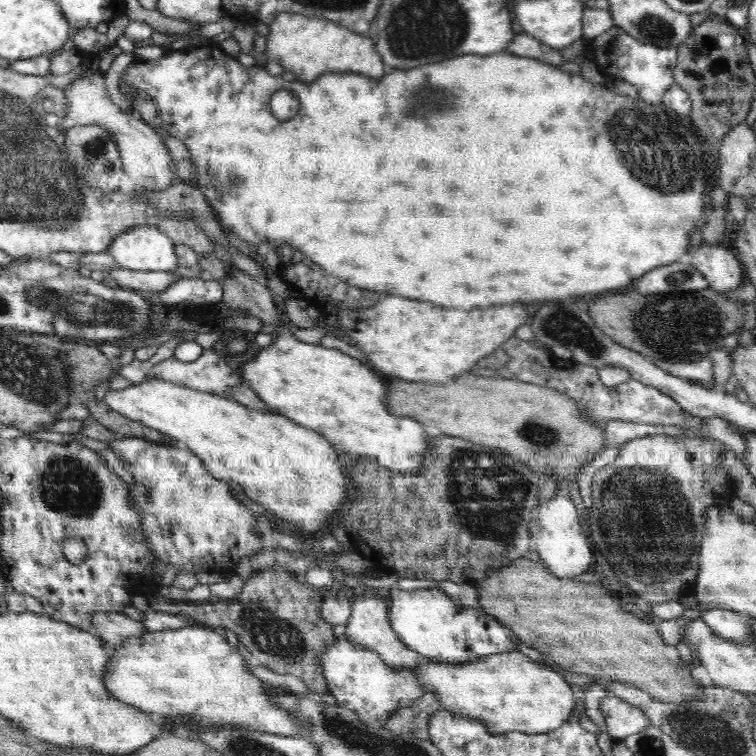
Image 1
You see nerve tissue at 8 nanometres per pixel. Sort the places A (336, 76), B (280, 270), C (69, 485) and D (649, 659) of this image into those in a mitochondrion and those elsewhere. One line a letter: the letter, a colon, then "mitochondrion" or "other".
A: other
B: other
C: mitochondrion
D: other

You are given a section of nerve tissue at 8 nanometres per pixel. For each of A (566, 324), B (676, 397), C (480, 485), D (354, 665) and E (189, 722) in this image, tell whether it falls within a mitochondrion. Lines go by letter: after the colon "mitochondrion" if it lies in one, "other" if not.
A: mitochondrion
B: other
C: mitochondrion
D: other
E: other

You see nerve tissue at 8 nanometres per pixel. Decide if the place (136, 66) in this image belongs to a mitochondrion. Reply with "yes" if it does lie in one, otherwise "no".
no

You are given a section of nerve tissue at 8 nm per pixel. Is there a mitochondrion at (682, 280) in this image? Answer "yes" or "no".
yes

